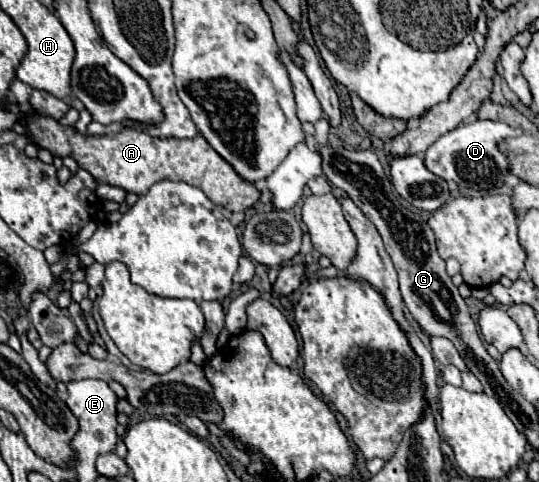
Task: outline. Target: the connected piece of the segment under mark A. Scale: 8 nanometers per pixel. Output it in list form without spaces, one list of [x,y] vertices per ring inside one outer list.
[[[28,110],[22,116],[24,134],[40,148],[48,150],[52,156],[58,158],[74,158],[76,164],[92,174],[96,182],[118,186],[126,192],[134,192],[138,196],[146,194],[150,186],[162,180],[176,180],[186,182],[190,186],[200,188],[216,206],[222,206],[230,212],[242,212],[250,206],[254,206],[260,198],[260,192],[254,184],[244,182],[234,168],[214,150],[210,144],[198,134],[192,140],[178,140],[178,138],[152,138],[146,132],[124,128],[116,136],[92,136],[92,134],[80,134],[74,130],[74,126],[62,126],[54,118],[46,118],[38,114],[36,110]]]

